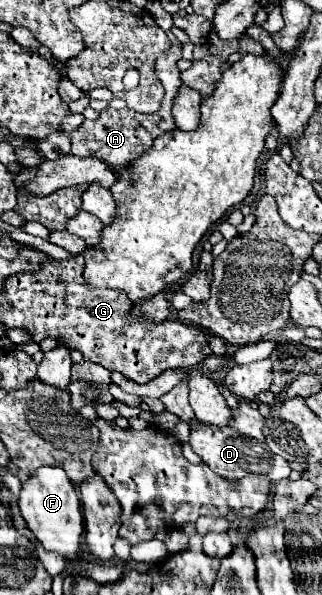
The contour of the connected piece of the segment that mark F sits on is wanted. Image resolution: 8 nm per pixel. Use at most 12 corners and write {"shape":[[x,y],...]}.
{"shape":[[39,467],[17,505],[47,551],[69,559],[83,535],[63,467]]}

